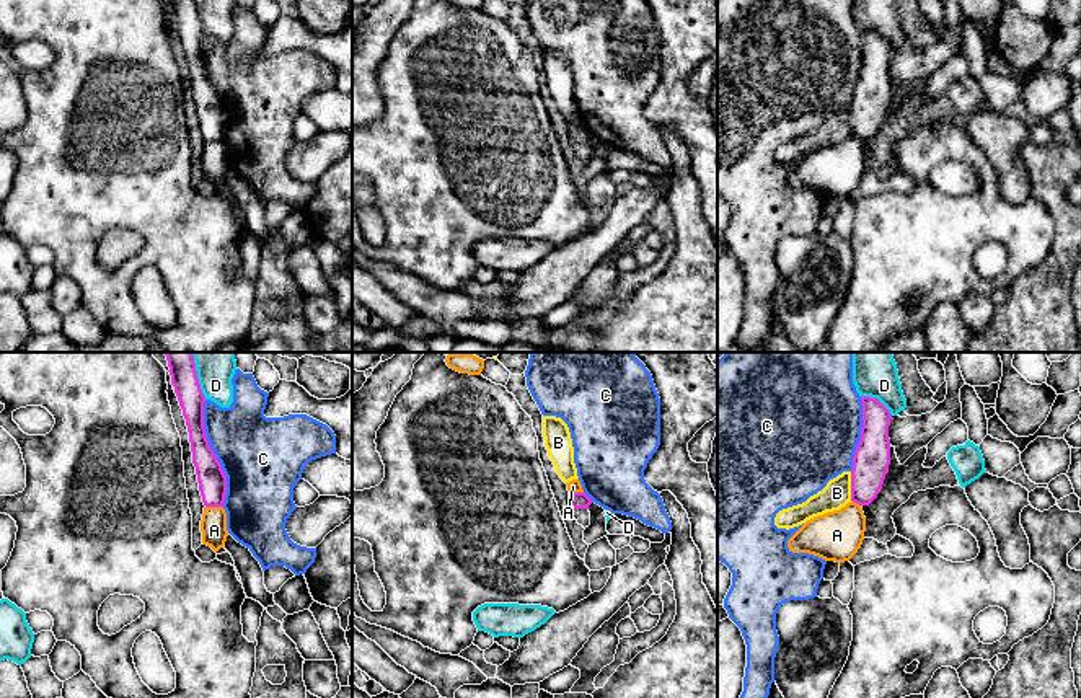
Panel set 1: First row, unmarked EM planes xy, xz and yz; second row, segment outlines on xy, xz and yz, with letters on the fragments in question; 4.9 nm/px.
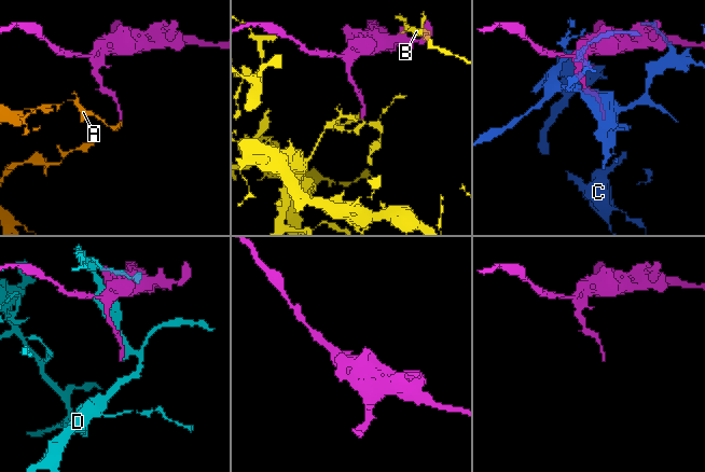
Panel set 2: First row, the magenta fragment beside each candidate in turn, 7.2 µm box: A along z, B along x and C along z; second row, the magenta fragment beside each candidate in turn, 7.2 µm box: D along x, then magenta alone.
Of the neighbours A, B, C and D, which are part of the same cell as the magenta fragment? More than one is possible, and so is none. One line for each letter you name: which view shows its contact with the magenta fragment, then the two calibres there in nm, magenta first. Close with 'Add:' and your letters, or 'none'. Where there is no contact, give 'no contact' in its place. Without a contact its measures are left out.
Add: none

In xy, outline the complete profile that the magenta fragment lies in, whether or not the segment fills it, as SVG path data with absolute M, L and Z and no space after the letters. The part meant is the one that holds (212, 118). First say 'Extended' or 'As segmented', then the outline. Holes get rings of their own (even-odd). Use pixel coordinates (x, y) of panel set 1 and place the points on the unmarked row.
As segmented. M168 0L171 20L186 54L192 98L196 101L199 126L205 142L223 142L227 111L209 80L204 62L205 31L201 24L196 0Z

